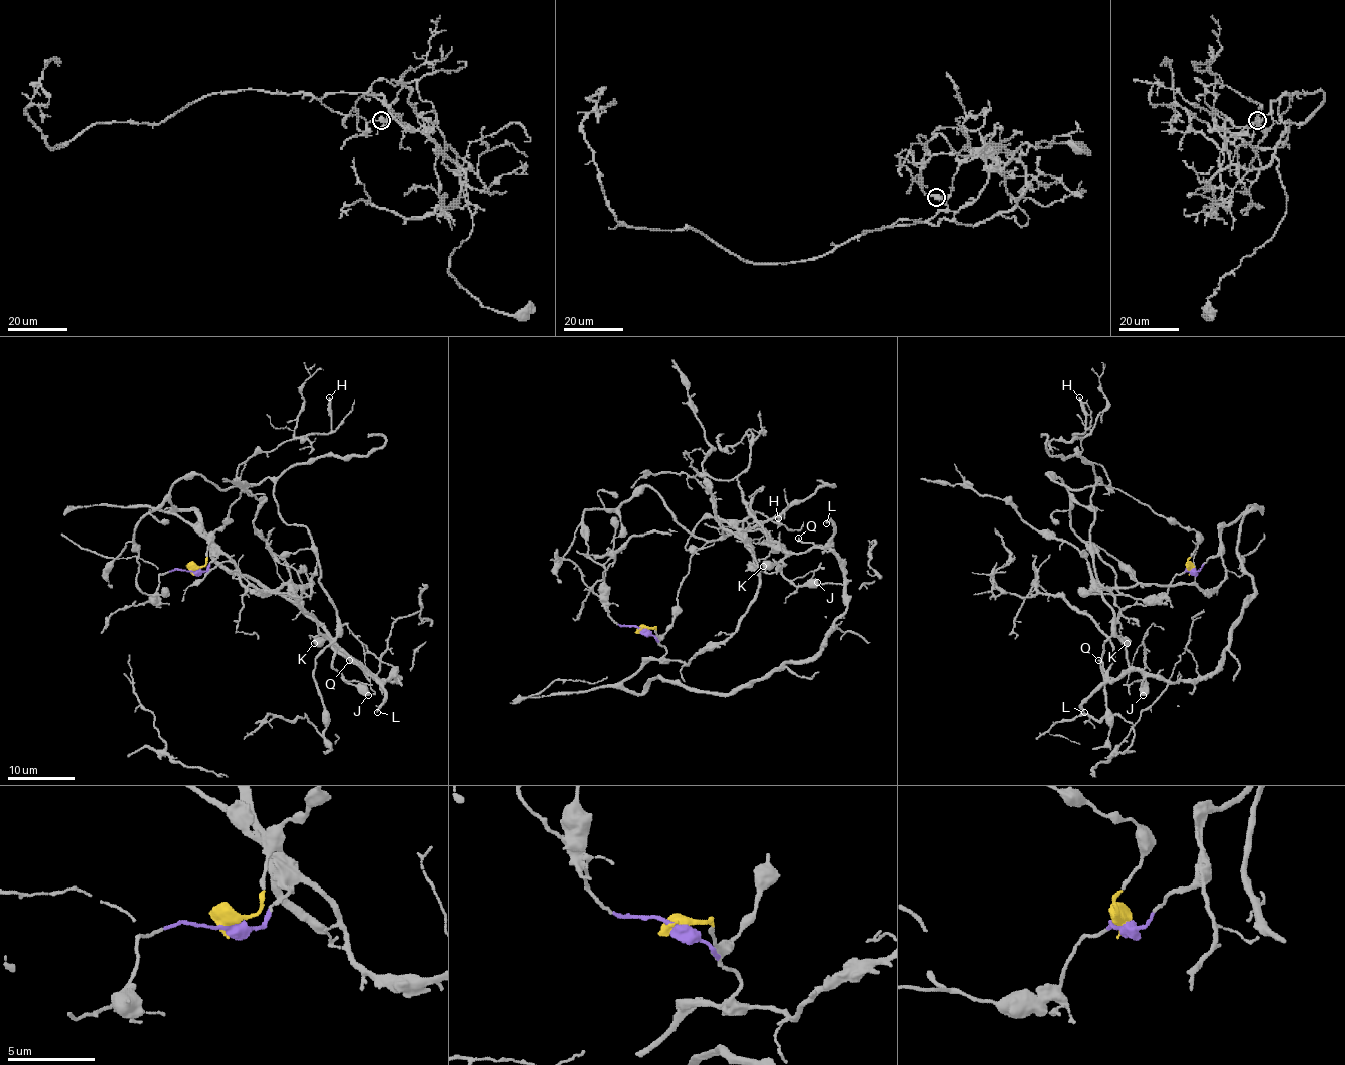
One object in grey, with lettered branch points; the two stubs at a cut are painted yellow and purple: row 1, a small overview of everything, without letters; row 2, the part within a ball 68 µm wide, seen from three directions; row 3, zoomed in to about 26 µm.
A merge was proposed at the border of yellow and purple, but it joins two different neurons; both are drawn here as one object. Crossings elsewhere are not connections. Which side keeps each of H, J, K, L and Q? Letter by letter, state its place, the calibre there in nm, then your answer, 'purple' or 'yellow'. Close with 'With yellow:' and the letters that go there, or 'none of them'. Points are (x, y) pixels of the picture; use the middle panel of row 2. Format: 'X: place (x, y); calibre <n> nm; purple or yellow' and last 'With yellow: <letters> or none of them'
H: place (778, 518); calibre 240 nm; yellow
J: place (817, 582); calibre 650 nm; yellow
K: place (763, 566); calibre 700 nm; yellow
L: place (826, 523); calibre 240 nm; purple
Q: place (798, 538); calibre 180 nm; purple
With yellow: H, J, K

